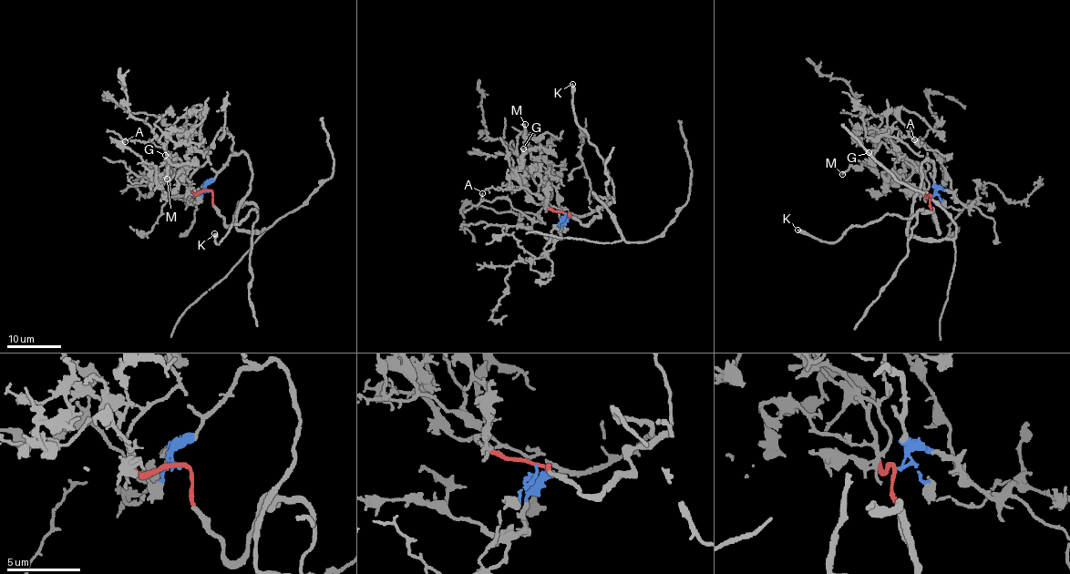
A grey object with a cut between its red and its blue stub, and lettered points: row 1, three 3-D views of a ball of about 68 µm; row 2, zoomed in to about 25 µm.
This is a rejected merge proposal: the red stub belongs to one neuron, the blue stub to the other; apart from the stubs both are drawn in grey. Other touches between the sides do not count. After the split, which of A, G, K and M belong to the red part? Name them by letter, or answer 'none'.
G, K, M

